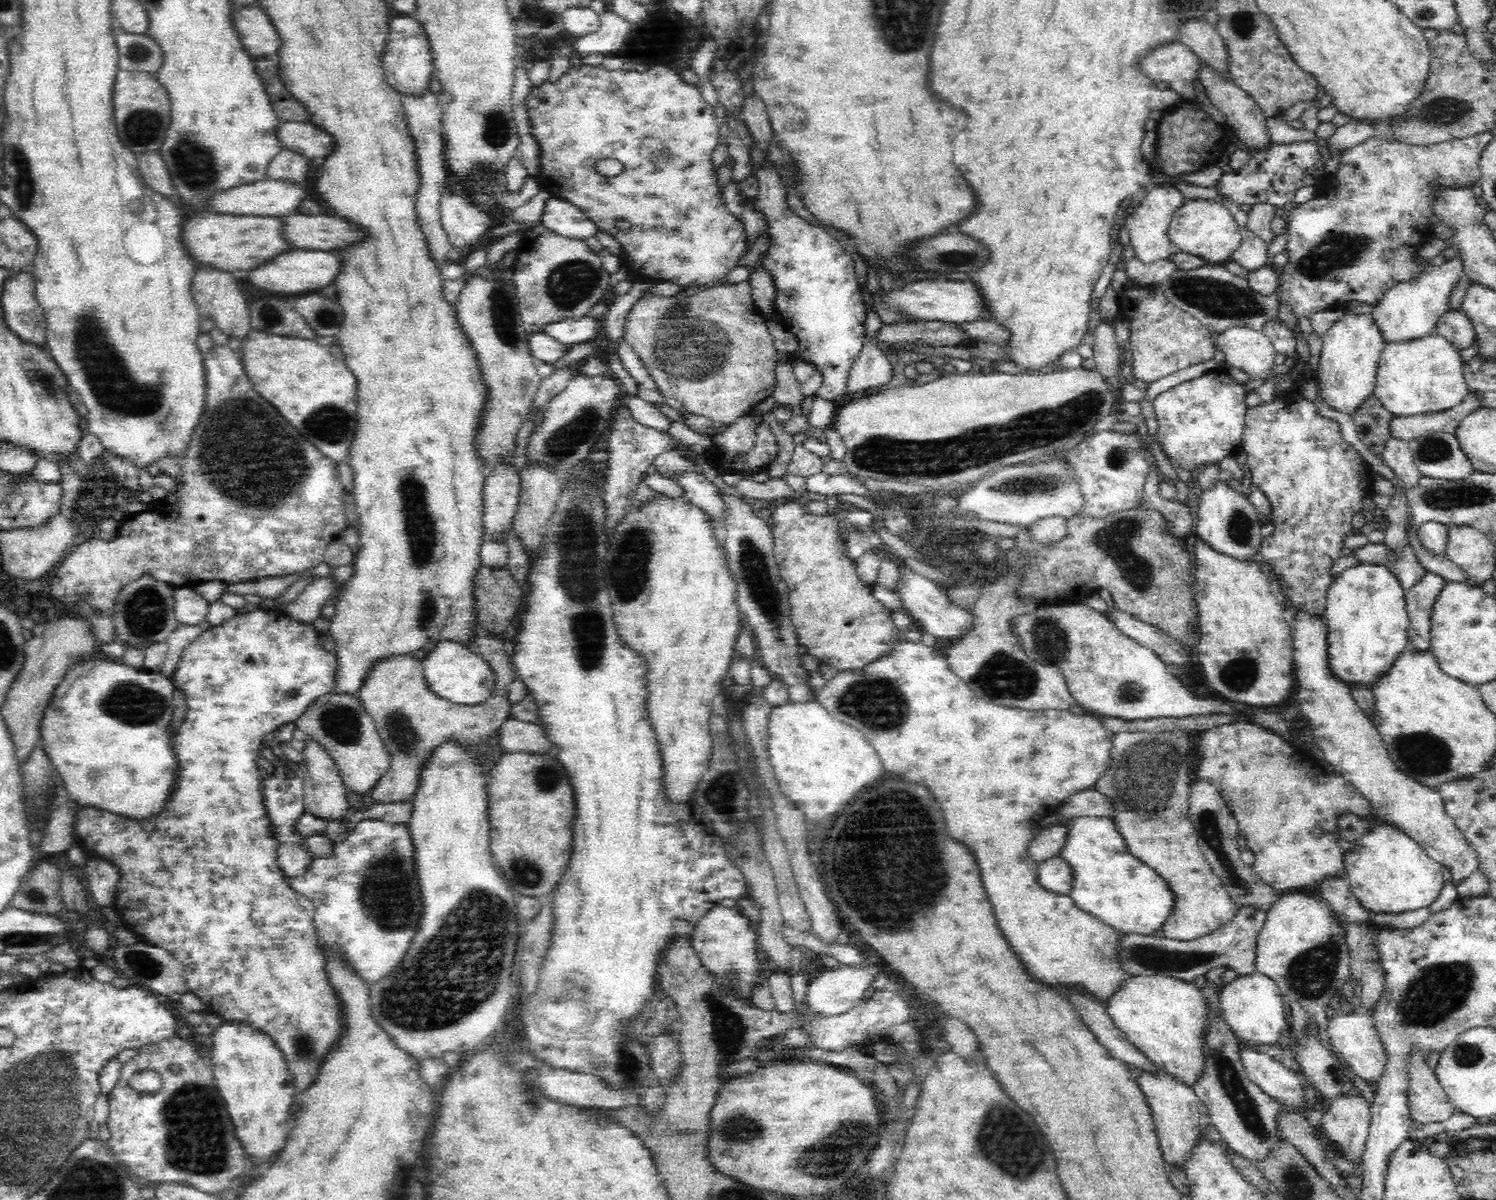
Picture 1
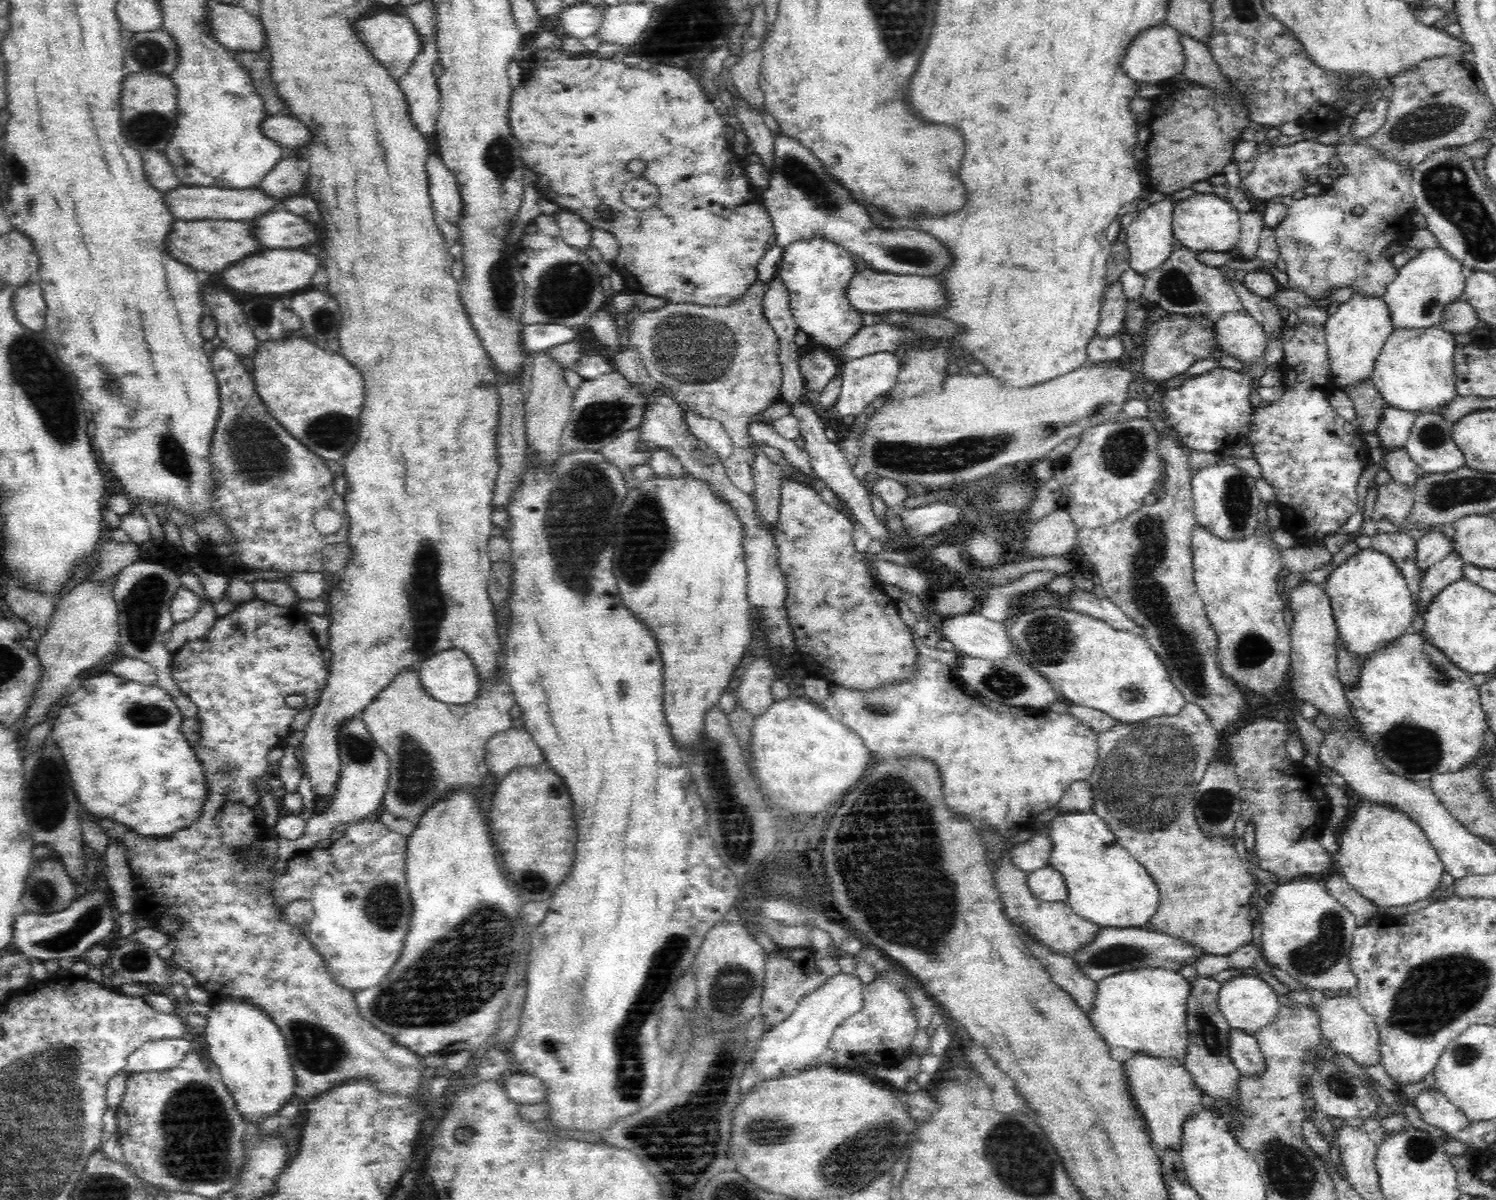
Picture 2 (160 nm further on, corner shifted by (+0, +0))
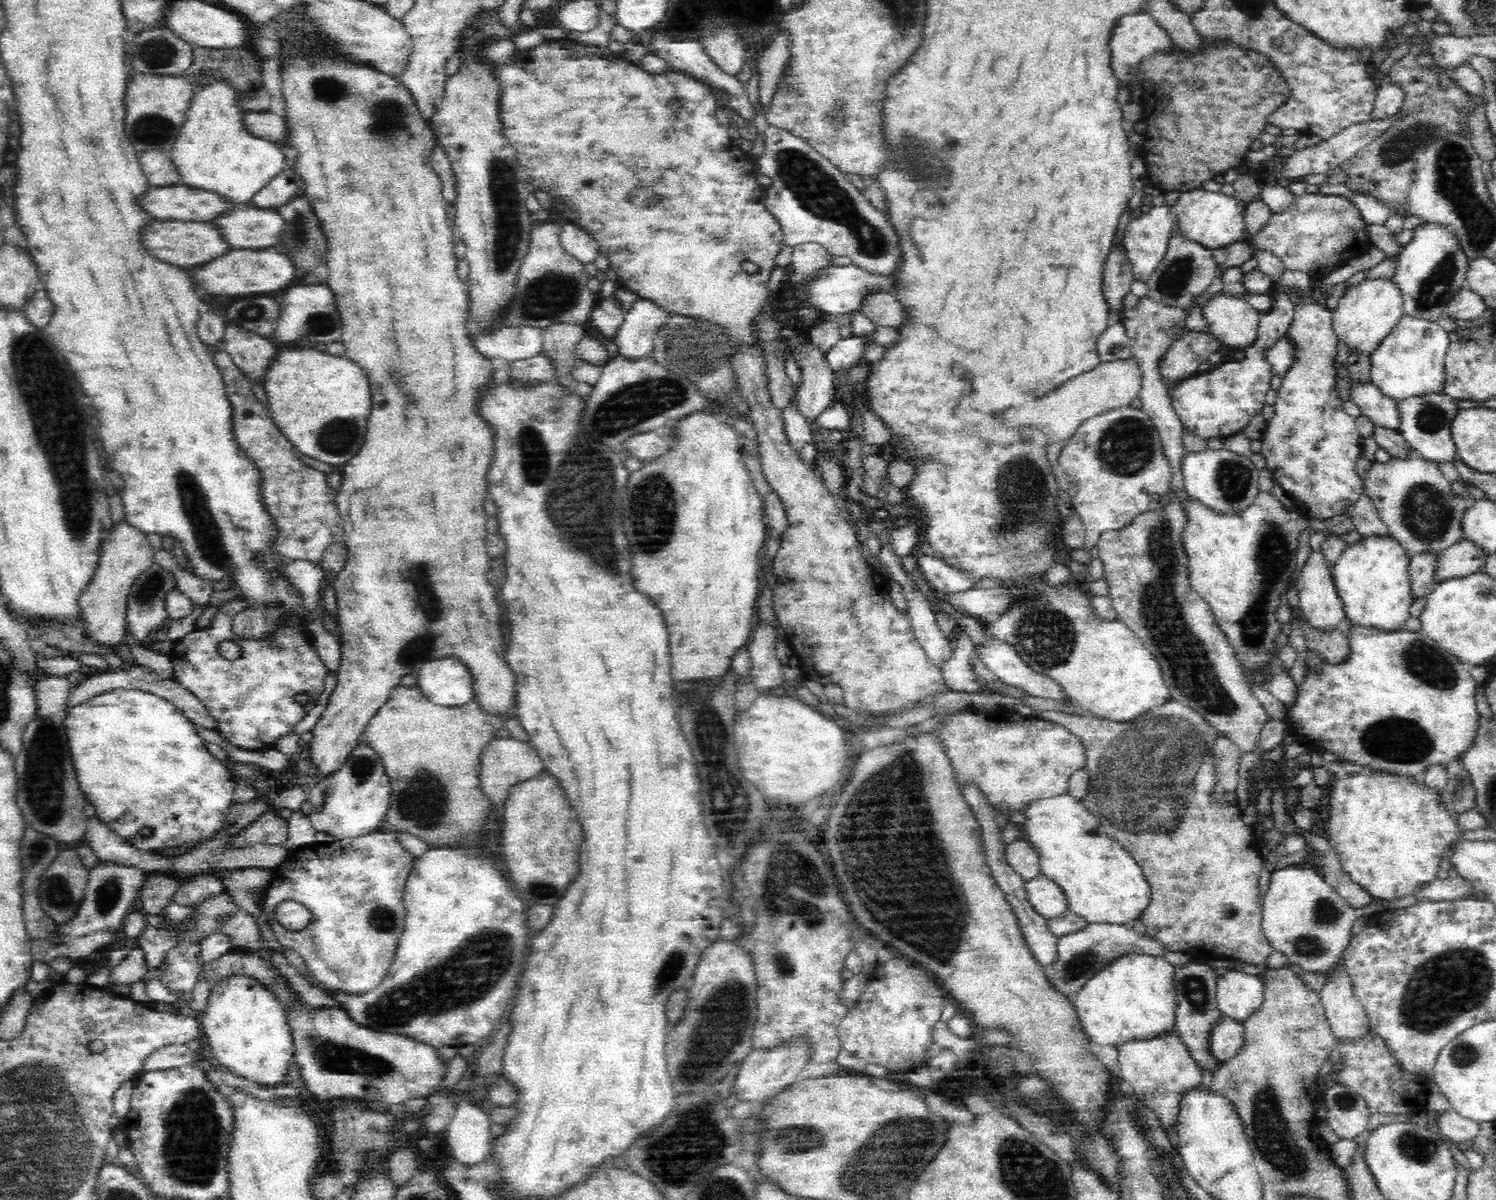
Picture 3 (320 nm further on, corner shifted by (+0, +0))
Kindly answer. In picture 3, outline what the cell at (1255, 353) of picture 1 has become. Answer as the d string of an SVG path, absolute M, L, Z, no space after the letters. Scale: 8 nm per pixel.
M1223 290L1207 299L1201 307L1207 331L1214 338L1237 349L1249 348L1258 336L1261 312L1240 295Z

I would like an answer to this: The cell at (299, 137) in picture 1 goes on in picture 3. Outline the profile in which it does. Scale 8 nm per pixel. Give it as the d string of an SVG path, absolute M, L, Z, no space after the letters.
M243 111L243 123L256 138L277 142L288 137L288 126L283 118L268 111Z

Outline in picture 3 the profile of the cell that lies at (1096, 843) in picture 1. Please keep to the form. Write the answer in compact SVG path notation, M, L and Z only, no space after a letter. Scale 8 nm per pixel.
M1066 792L1059 797L1031 801L1022 810L1025 820L1022 823L1026 842L1035 847L1039 854L1040 874L1052 879L1066 895L1069 910L1085 918L1089 923L1125 925L1135 921L1151 901L1152 889L1144 878L1142 867L1114 839L1100 833L1098 821L1084 806L1083 799Z

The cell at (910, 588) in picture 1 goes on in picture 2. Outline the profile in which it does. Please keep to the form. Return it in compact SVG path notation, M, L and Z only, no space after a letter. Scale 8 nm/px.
M977 608L969 613L950 615L944 618L937 616L934 612L934 616L936 616L936 622L943 638L950 640L956 646L955 650L962 655L988 661L1003 661L1018 654L1018 651L1016 651L1018 648L1008 636L1007 621L989 620L980 615Z

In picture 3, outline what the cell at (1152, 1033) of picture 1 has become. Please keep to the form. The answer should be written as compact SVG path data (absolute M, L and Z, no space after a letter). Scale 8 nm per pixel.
M1130 953L1115 958L1108 966L1104 966L1090 981L1077 992L1072 999L1076 1017L1084 1027L1084 1033L1092 1042L1098 1044L1122 1045L1123 1042L1147 1040L1160 1033L1170 1032L1175 1028L1176 991L1173 981L1174 966L1163 956L1153 957L1151 954Z

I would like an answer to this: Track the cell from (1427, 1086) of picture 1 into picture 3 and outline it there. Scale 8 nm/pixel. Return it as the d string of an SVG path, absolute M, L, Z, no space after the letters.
M1449 1109L1441 1113L1437 1120L1435 1130L1439 1131L1444 1136L1447 1136L1454 1144L1466 1144L1474 1142L1474 1139L1479 1135L1480 1123L1464 1118L1454 1109Z

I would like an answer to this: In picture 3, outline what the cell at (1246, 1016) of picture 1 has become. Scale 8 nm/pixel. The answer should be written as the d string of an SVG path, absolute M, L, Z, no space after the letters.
M1230 969L1223 976L1218 976L1217 981L1217 1005L1224 1016L1236 1021L1244 1021L1259 1009L1264 1002L1264 983L1260 975L1251 976L1246 972Z

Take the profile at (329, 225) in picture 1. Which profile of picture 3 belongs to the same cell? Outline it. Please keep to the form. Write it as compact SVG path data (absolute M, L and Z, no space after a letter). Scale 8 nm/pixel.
M240 206L222 216L214 218L215 226L220 226L224 240L230 243L231 249L258 249L266 250L268 247L280 243L283 240L283 233L286 223L280 217L278 210L258 209L254 206Z

